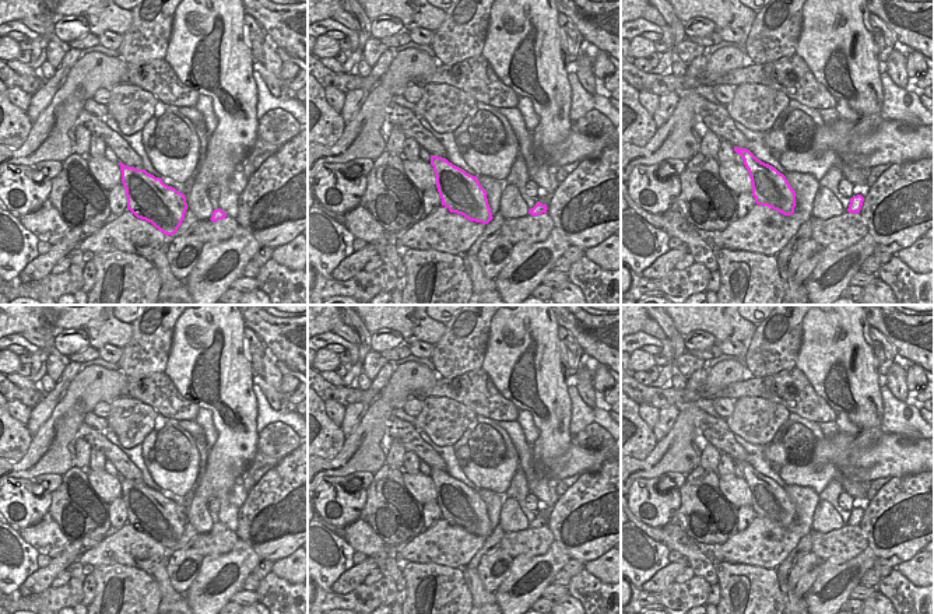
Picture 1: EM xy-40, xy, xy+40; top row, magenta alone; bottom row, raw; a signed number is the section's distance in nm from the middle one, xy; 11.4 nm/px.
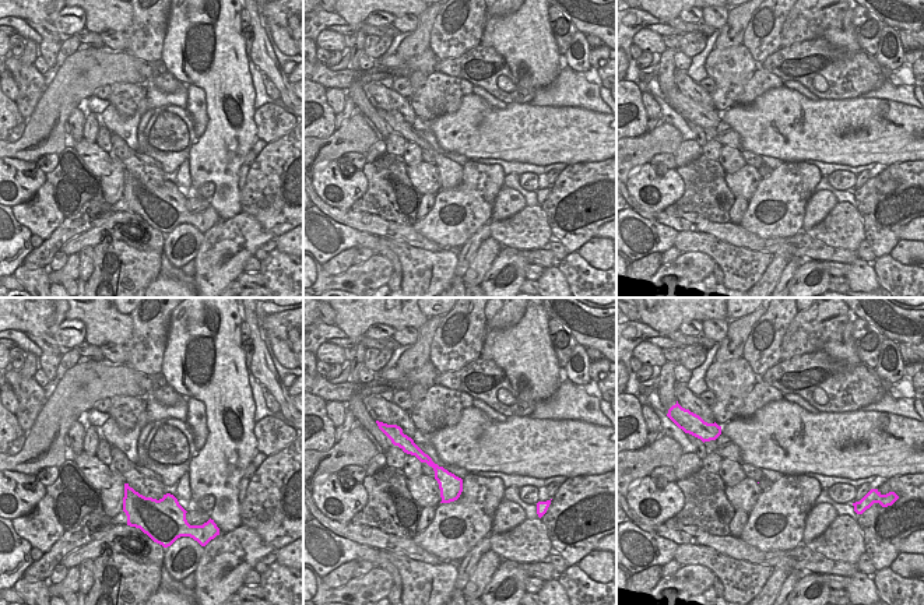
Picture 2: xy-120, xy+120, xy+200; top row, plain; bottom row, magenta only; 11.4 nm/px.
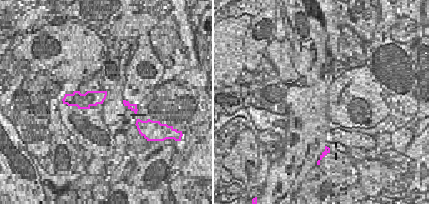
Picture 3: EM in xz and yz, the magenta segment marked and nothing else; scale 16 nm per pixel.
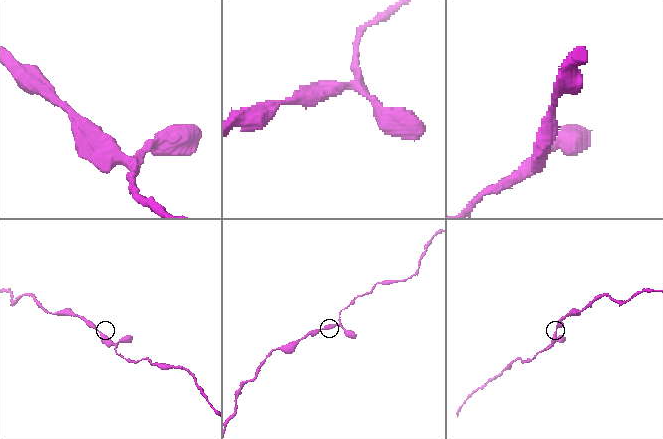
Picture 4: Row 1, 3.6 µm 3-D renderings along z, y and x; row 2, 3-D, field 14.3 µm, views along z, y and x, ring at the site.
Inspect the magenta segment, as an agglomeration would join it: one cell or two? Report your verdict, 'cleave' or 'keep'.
keep

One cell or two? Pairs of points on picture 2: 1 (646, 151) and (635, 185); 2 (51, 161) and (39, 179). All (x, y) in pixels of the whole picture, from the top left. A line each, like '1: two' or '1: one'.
1: two
2: two

